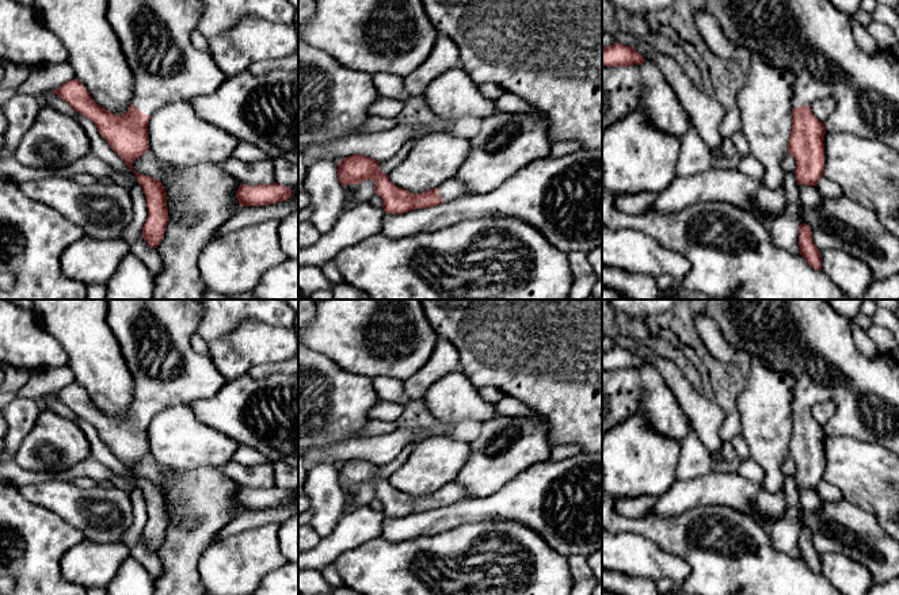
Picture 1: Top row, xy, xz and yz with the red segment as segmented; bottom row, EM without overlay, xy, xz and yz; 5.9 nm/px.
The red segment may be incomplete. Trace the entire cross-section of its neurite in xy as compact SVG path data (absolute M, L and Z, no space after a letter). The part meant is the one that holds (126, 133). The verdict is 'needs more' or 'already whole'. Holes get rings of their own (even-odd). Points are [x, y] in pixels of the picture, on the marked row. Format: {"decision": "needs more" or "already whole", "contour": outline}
{"decision": "needs more", "contour": "M107 0L107 20L134 76L132 104L125 114L117 115L102 108L77 79L53 89L76 112L95 123L100 136L134 172L148 206L142 236L153 248L163 240L168 224L167 192L160 180L137 173L133 161L149 152L148 122L156 110L174 102L210 95L226 79L210 54L197 50L191 43L202 12L201 0Z"}

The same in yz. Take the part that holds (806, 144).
{"decision": "needs more", "contour": "M706 0L704 9L717 19L723 34L738 49L759 54L769 65L793 75L793 118L788 150L796 160L795 175L799 186L816 186L823 176L823 141L827 131L876 140L899 152L899 60L894 52L864 52L853 35L852 16L837 9L830 0ZM826 98L835 102L835 110L820 122L811 104Z"}

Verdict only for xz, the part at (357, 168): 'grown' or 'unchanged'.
grown

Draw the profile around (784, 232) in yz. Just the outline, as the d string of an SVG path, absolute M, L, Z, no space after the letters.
M795 172L785 173L784 187L786 191L785 213L781 218L770 221L766 226L777 248L799 255L799 213L803 205L799 198L799 184Z

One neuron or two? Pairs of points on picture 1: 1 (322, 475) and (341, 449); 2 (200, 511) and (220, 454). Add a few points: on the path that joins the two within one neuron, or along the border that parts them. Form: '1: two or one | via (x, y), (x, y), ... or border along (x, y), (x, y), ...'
1: two | border along (334, 461), (320, 461), (312, 465)
2: two | border along (221, 468), (197, 466), (185, 470)

